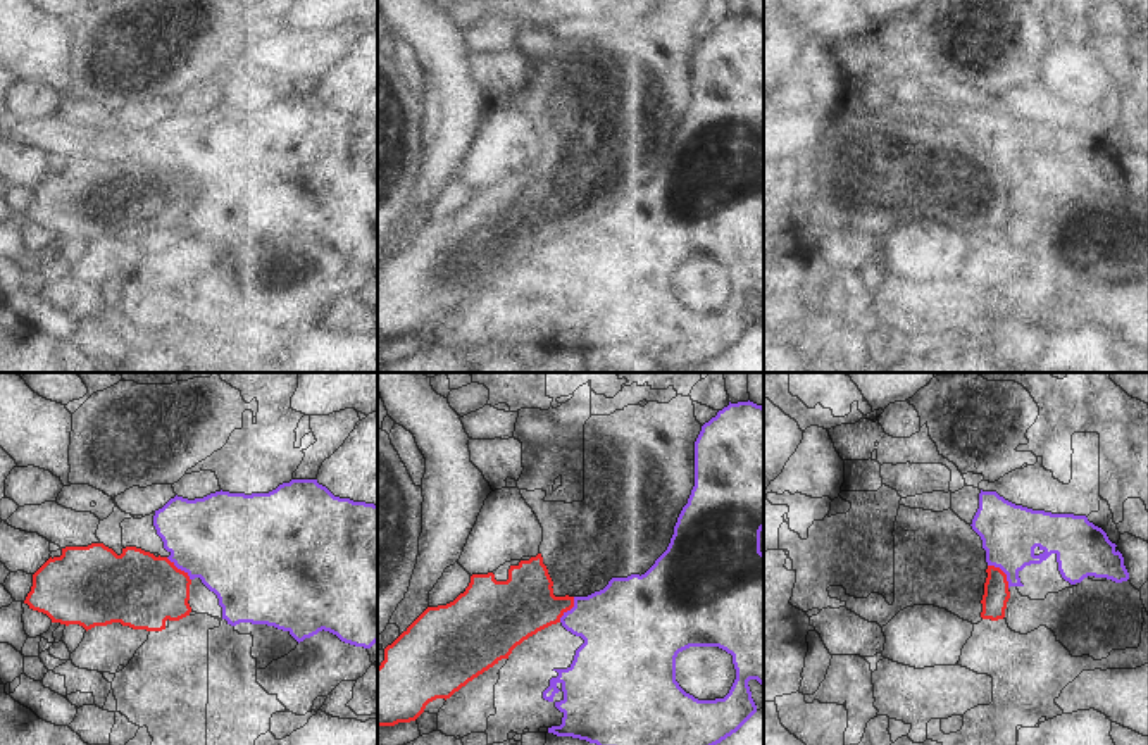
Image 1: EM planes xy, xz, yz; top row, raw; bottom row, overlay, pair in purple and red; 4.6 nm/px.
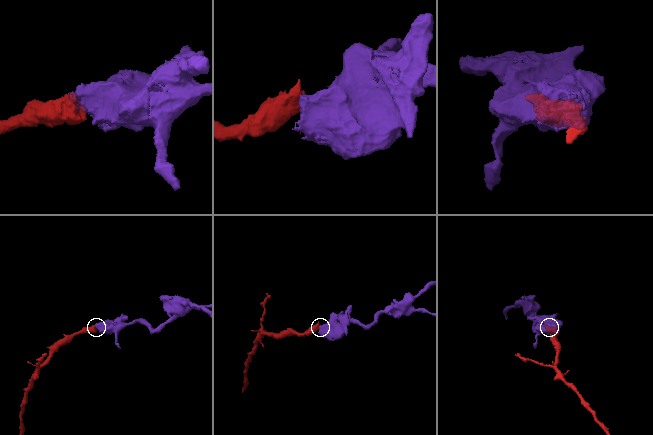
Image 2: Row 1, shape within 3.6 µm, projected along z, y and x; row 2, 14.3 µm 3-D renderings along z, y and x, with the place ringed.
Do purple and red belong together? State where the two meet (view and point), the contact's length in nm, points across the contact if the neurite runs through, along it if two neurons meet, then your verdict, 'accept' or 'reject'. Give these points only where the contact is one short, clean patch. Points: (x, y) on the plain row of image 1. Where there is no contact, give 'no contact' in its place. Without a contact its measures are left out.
contact yz (1004, 185); length 150 nm; border yz (988, 178), (997, 180), (1005, 188), (1009, 200); reject

